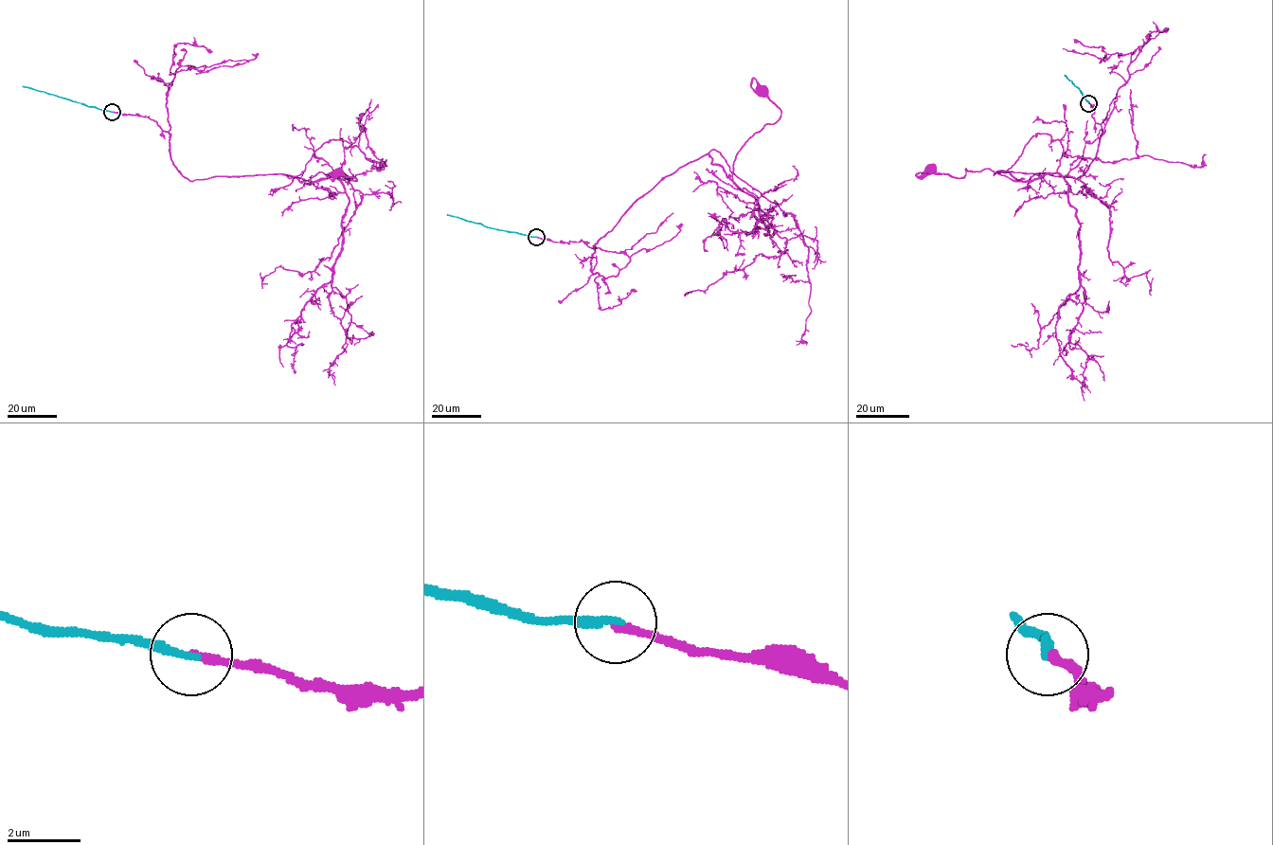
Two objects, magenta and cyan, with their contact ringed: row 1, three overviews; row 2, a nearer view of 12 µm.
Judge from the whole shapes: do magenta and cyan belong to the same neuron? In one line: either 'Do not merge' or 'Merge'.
Merge

